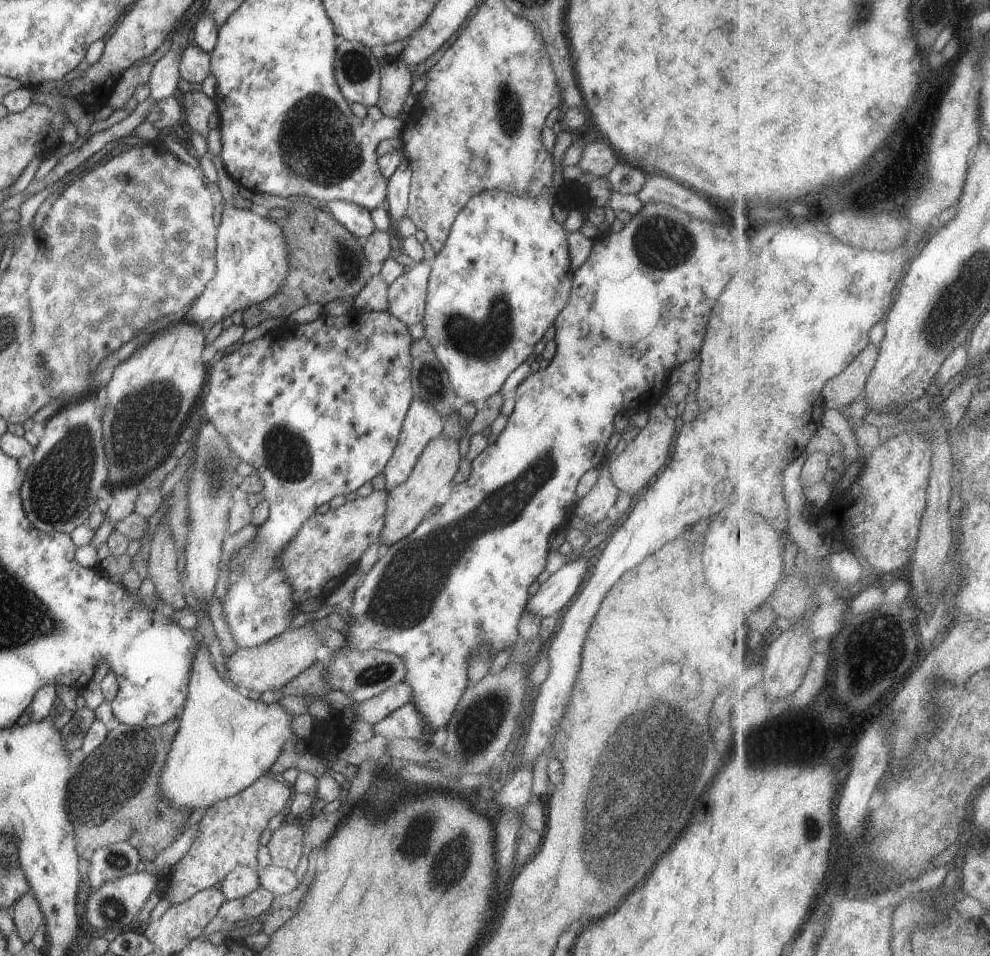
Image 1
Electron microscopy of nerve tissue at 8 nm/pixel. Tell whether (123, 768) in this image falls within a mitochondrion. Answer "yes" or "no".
yes

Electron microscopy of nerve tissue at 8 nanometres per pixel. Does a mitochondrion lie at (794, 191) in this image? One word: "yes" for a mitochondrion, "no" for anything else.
yes

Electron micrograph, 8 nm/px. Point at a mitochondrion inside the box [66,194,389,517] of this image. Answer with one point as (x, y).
(142, 425)

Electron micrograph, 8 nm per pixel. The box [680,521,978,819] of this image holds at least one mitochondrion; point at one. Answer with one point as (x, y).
(895, 664)

